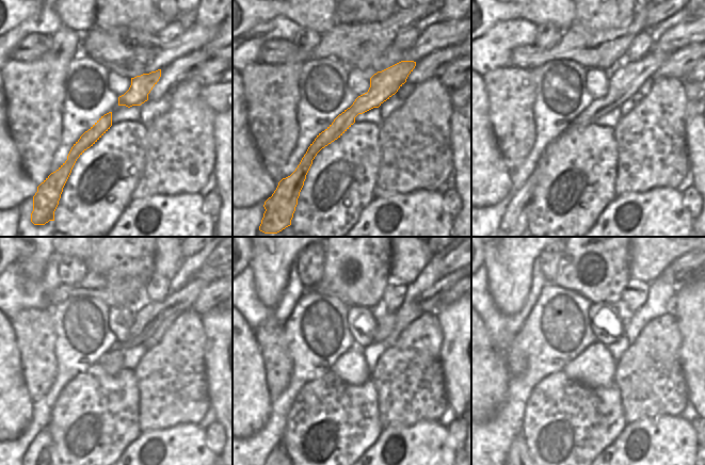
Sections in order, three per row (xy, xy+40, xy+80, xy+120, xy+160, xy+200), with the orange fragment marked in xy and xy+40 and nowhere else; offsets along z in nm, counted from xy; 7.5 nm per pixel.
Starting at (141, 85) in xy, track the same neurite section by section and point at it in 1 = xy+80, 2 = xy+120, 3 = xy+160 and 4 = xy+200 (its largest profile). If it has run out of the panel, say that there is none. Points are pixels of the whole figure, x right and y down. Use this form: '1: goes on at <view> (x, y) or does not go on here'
1: goes on at xy+80 (624, 81)
2: goes on at xy+120 (148, 316)
3: goes on at xy+160 (429, 301)
4: goes on at xy+200 (688, 277)

